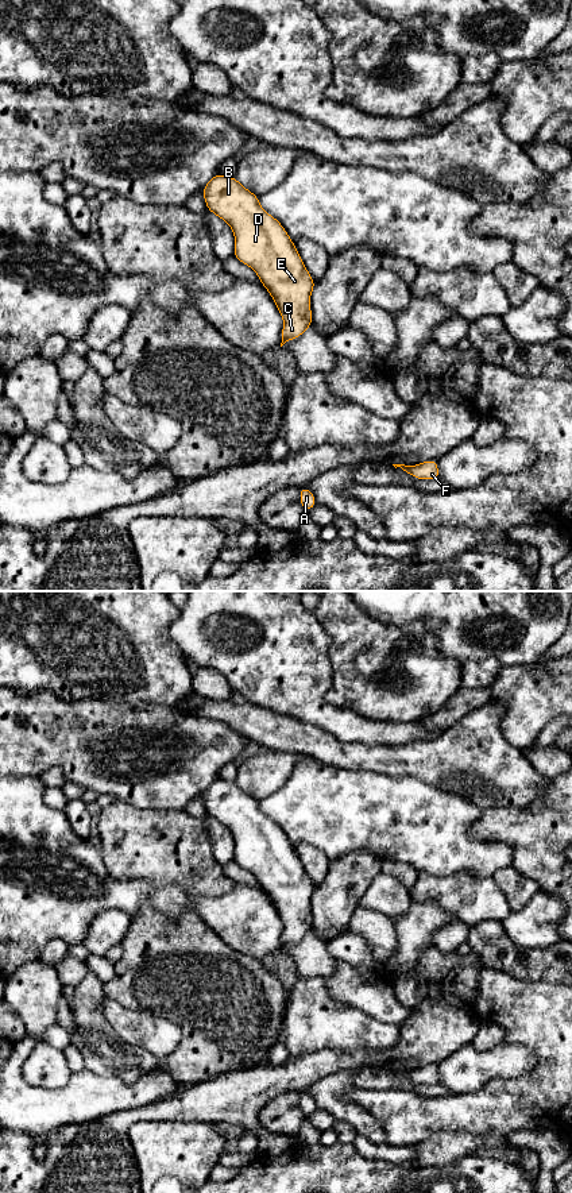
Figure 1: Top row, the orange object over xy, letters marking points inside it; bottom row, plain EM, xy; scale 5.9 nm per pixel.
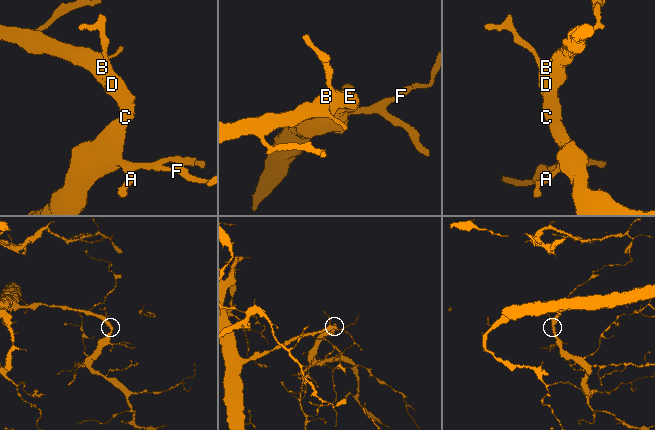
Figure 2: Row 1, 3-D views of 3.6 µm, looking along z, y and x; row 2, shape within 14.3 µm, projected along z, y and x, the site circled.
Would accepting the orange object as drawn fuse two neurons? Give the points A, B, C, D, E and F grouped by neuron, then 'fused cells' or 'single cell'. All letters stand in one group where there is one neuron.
groups A B C D E F; single cell

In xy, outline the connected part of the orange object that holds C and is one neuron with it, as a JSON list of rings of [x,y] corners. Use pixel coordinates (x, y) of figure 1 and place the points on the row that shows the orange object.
[[[214,174],[201,190],[208,211],[233,231],[233,256],[258,274],[273,297],[283,318],[281,347],[298,339],[312,327],[310,294],[316,282],[294,242],[235,177]]]

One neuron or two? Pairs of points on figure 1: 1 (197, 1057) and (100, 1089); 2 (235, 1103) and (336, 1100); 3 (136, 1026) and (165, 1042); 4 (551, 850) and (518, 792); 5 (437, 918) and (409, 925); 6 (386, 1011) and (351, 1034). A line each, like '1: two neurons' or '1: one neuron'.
1: two neurons
2: two neurons
3: one neuron
4: two neurons
5: one neuron
6: two neurons

